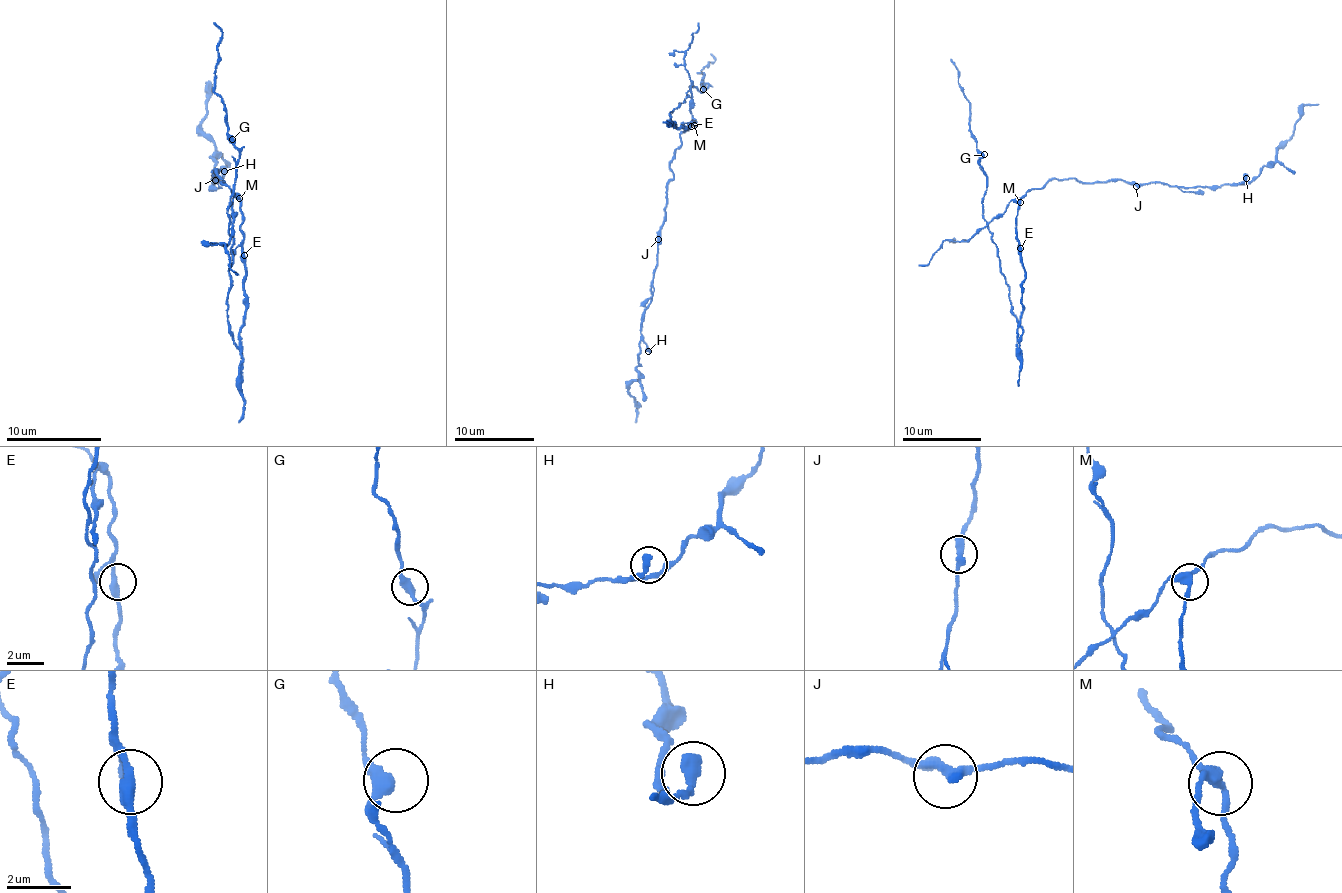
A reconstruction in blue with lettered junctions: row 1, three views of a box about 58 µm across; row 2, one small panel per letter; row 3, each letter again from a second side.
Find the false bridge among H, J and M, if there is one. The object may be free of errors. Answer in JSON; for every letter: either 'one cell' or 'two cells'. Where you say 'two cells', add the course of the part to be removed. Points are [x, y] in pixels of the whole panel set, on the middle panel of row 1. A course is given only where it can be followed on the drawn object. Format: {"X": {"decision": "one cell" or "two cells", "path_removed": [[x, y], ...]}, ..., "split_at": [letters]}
{"H": {"decision": "one cell"}, "J": {"decision": "one cell"}, "M": {"decision": "two cells", "path_removed": [[695, 125], [676, 128], [671, 112], [689, 96], [688, 87], [707, 87], [698, 72], [714, 60], [710, 54]]}, "split_at": ["M"]}

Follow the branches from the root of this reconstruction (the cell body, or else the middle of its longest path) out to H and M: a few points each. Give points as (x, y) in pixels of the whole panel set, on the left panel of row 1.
H: (217, 172), (216, 182), (221, 183), (212, 178), (220, 178), (224, 171)
M: (217, 172), (219, 169), (211, 171), (213, 169), (224, 181), (220, 183), (227, 185), (239, 197)

